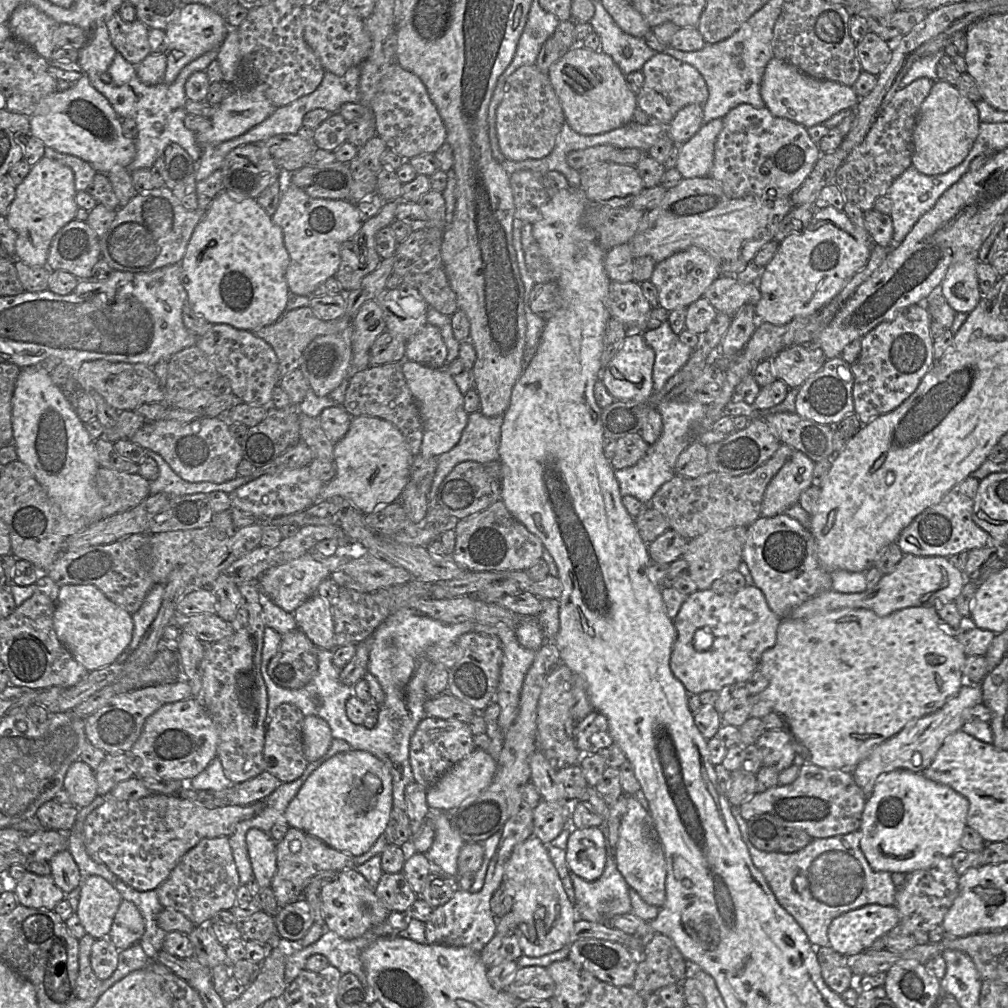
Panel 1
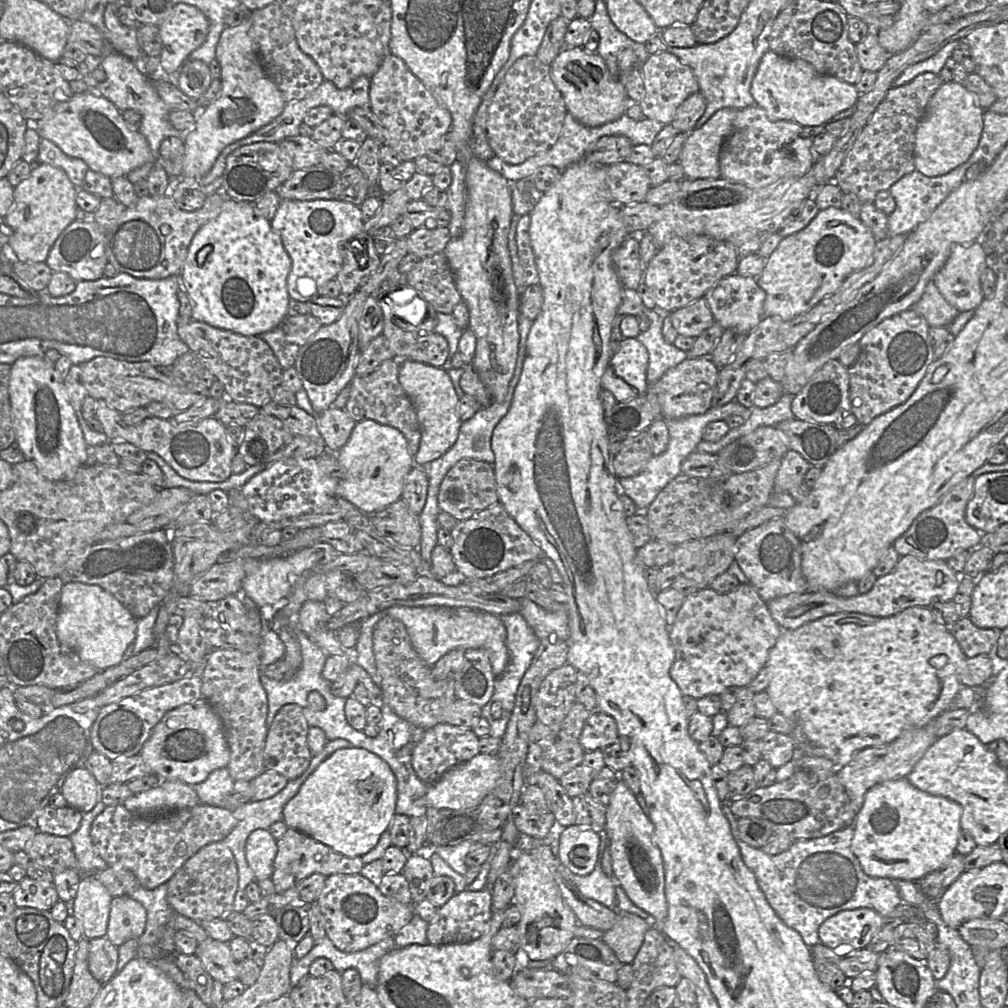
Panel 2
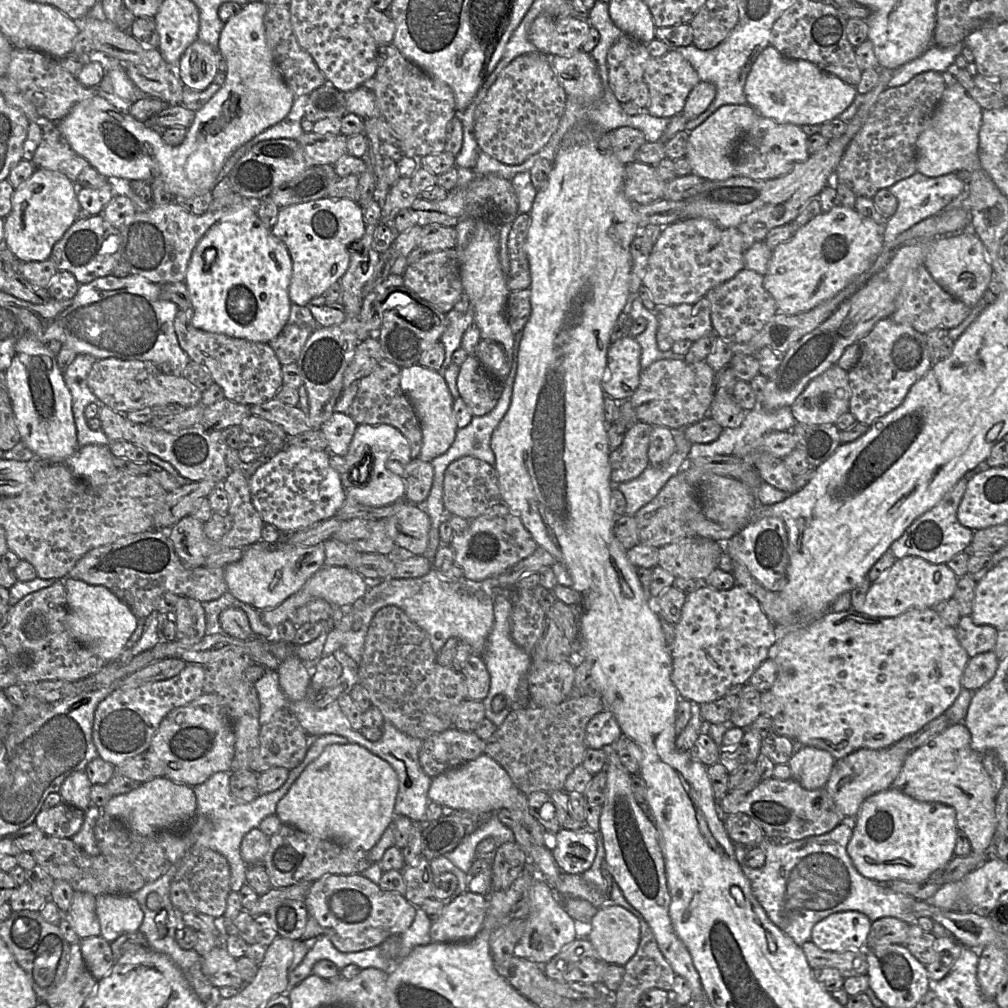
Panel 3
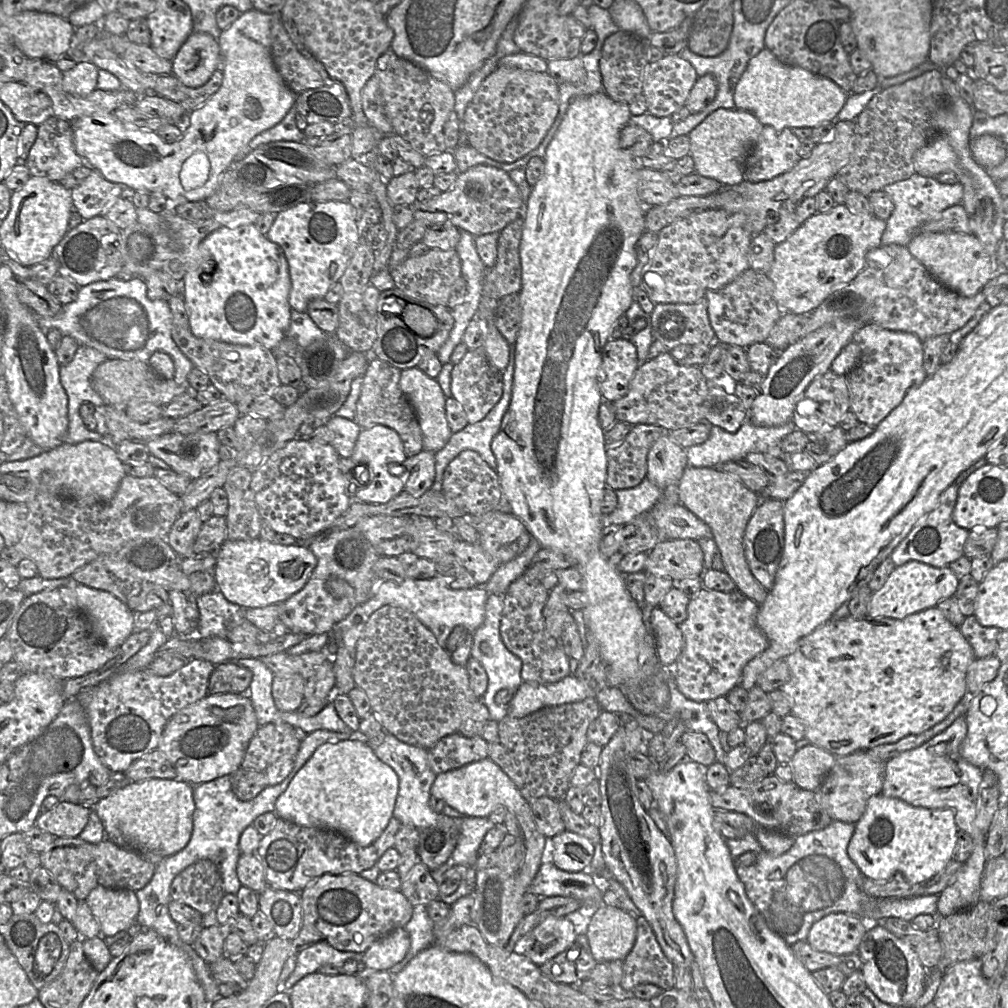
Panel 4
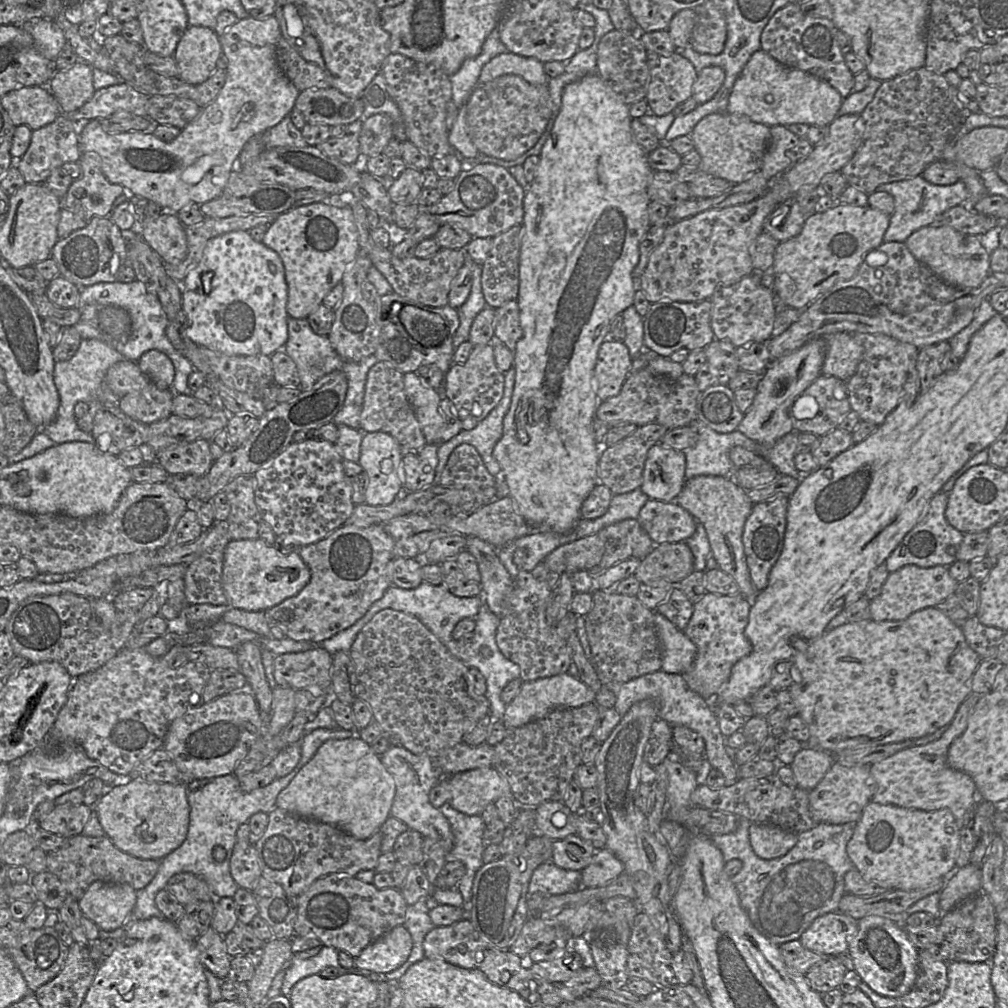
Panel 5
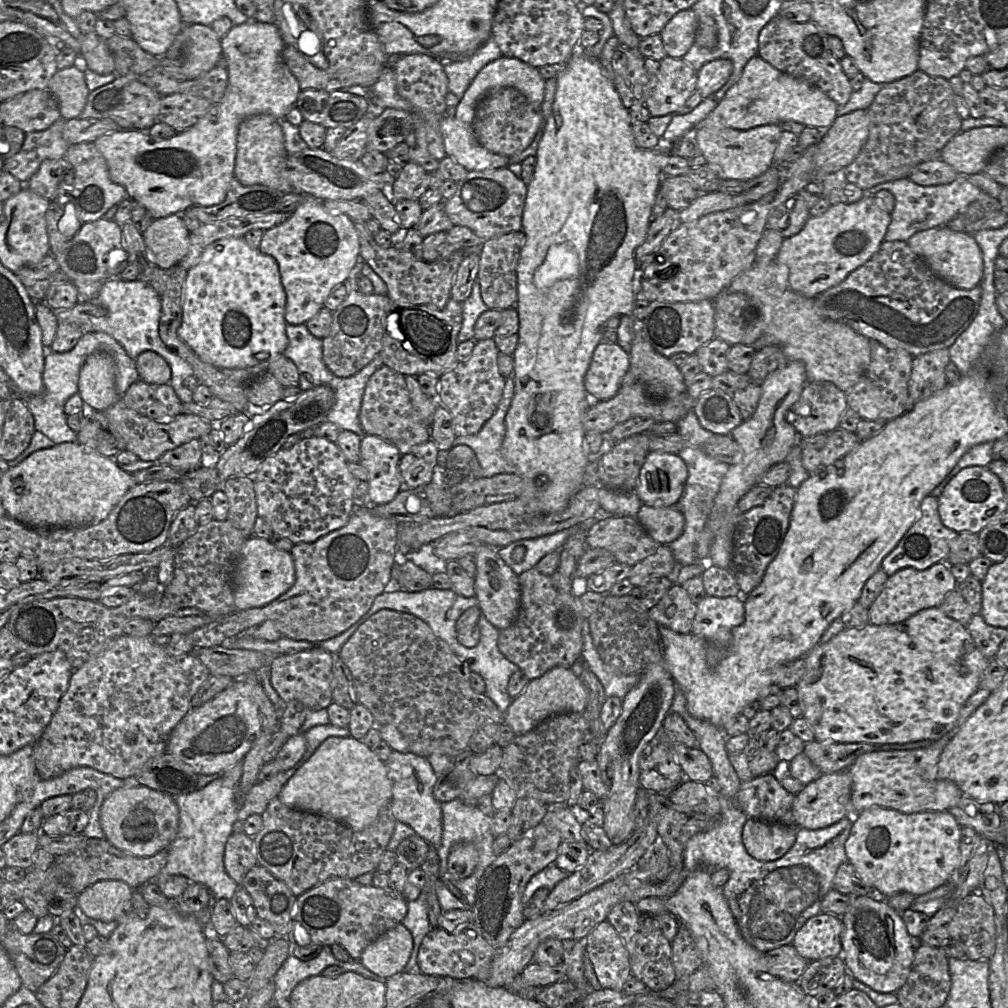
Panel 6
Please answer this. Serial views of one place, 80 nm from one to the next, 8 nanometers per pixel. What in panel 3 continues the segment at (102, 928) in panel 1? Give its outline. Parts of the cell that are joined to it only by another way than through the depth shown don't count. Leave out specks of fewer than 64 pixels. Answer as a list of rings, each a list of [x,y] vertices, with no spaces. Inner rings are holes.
[[[75,891],[71,907],[65,918],[72,924],[79,940],[101,934],[95,910],[96,896],[88,892]]]

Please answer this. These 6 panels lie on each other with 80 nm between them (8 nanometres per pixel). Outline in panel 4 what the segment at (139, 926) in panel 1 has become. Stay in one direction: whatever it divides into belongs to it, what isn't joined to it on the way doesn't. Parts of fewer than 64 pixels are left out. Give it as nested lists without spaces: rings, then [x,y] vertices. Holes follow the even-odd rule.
[[[103,886],[94,888],[85,899],[100,927],[100,936],[114,936],[129,930],[137,921],[139,901],[136,893],[127,889],[110,889]]]

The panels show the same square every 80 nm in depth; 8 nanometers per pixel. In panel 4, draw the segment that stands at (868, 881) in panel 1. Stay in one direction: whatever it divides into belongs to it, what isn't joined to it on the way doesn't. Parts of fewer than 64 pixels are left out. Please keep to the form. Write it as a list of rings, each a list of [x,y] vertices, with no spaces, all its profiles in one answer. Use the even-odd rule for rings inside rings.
[[[833,821],[824,829],[796,836],[793,846],[780,856],[767,853],[755,833],[748,833],[738,839],[726,839],[733,860],[748,851],[756,854],[757,860],[753,865],[736,867],[737,875],[745,886],[748,898],[762,914],[769,929],[788,945],[806,940],[813,924],[834,912],[851,913],[869,922],[889,917],[912,921],[921,914],[939,917],[936,894],[909,898],[874,898],[859,888],[857,879],[862,876],[861,871],[847,853],[854,830],[855,824]]]

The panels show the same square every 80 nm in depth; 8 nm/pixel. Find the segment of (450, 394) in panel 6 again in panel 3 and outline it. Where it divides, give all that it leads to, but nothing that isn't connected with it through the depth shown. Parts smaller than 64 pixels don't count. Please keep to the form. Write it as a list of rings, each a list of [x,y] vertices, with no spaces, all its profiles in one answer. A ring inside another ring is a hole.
[[[468,355],[459,366],[456,385],[473,416],[490,412],[502,393],[502,383],[485,370],[475,355]]]

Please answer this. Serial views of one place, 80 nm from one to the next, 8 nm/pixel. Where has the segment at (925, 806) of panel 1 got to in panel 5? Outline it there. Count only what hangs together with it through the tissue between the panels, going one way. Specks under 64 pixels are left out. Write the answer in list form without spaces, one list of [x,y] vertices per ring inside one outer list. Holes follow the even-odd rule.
[[[870,802],[856,822],[846,852],[869,882],[887,890],[917,890],[956,867],[959,827],[949,809],[924,811]]]

